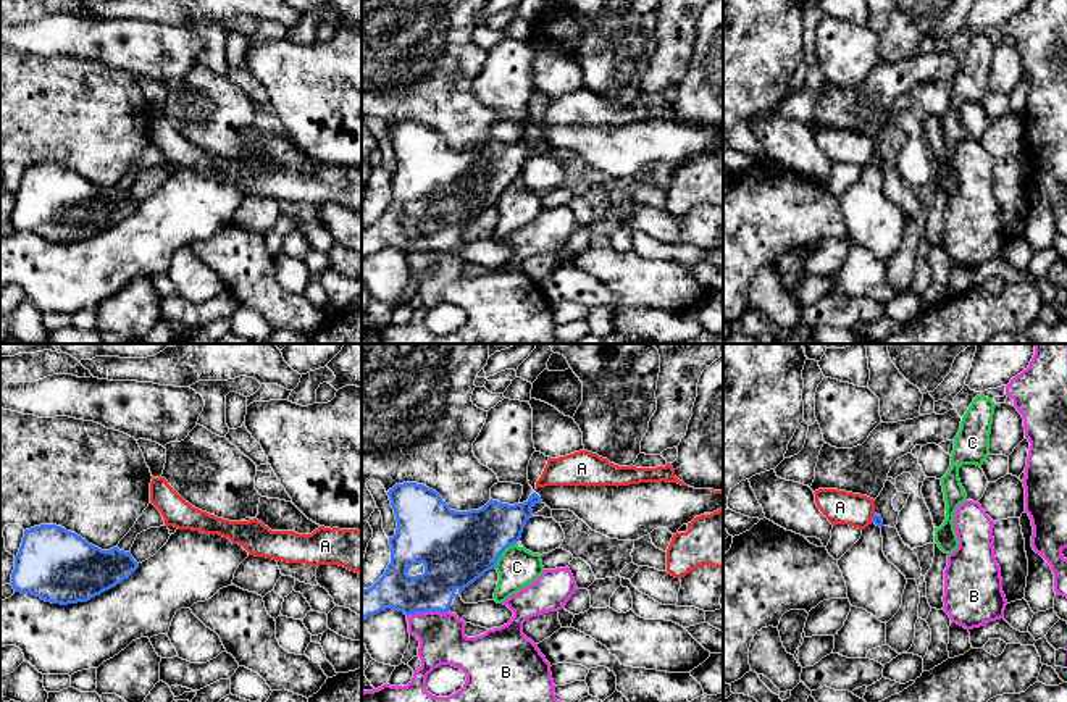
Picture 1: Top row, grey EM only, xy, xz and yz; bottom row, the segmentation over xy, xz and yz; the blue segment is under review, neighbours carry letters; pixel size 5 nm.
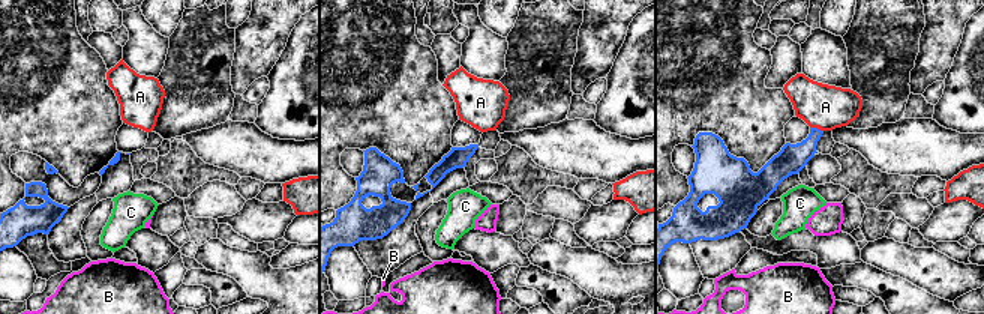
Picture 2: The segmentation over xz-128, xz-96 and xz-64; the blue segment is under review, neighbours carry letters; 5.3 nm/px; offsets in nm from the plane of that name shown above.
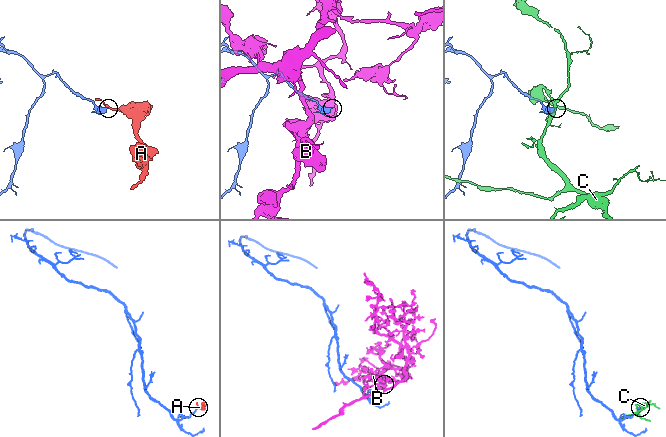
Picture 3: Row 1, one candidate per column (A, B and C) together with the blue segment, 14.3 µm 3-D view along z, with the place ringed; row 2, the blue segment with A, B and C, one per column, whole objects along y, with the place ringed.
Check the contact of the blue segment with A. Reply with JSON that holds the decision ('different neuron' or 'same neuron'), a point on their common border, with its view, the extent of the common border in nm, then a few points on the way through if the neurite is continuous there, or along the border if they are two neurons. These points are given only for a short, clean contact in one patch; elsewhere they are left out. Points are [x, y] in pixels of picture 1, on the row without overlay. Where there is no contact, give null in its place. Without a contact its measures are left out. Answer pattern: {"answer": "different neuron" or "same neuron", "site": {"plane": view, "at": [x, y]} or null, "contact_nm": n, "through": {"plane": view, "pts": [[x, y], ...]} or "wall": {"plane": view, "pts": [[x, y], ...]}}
{"answer": "different neuron", "site": {"plane": "yz", "at": [874, 155]}, "contact_nm": 60, "wall": {"plane": "yz", "pts": [[874, 150], [870, 160]]}}

